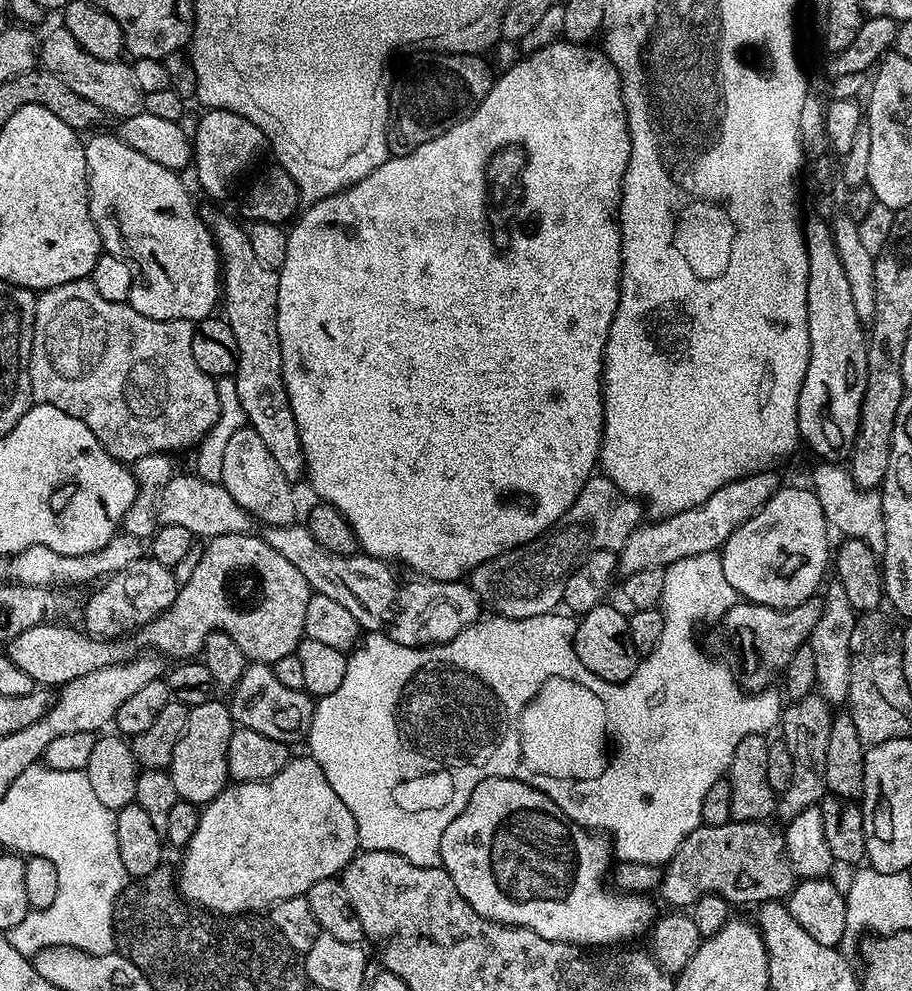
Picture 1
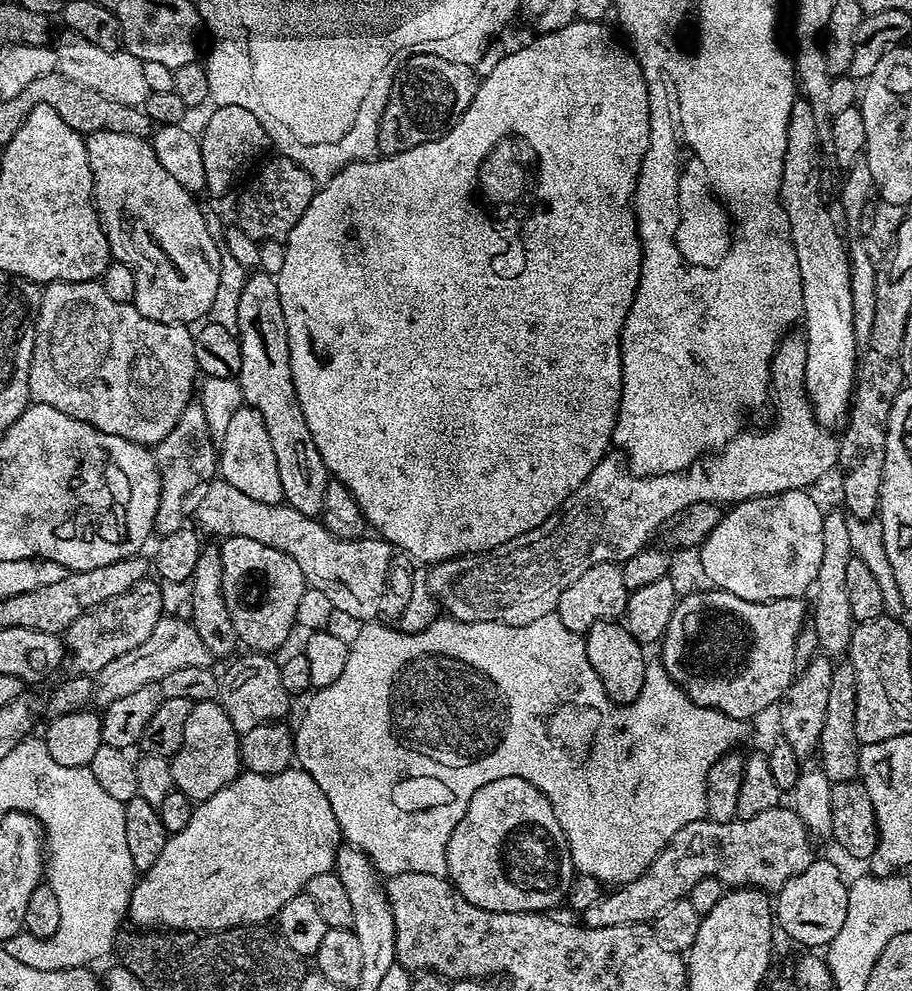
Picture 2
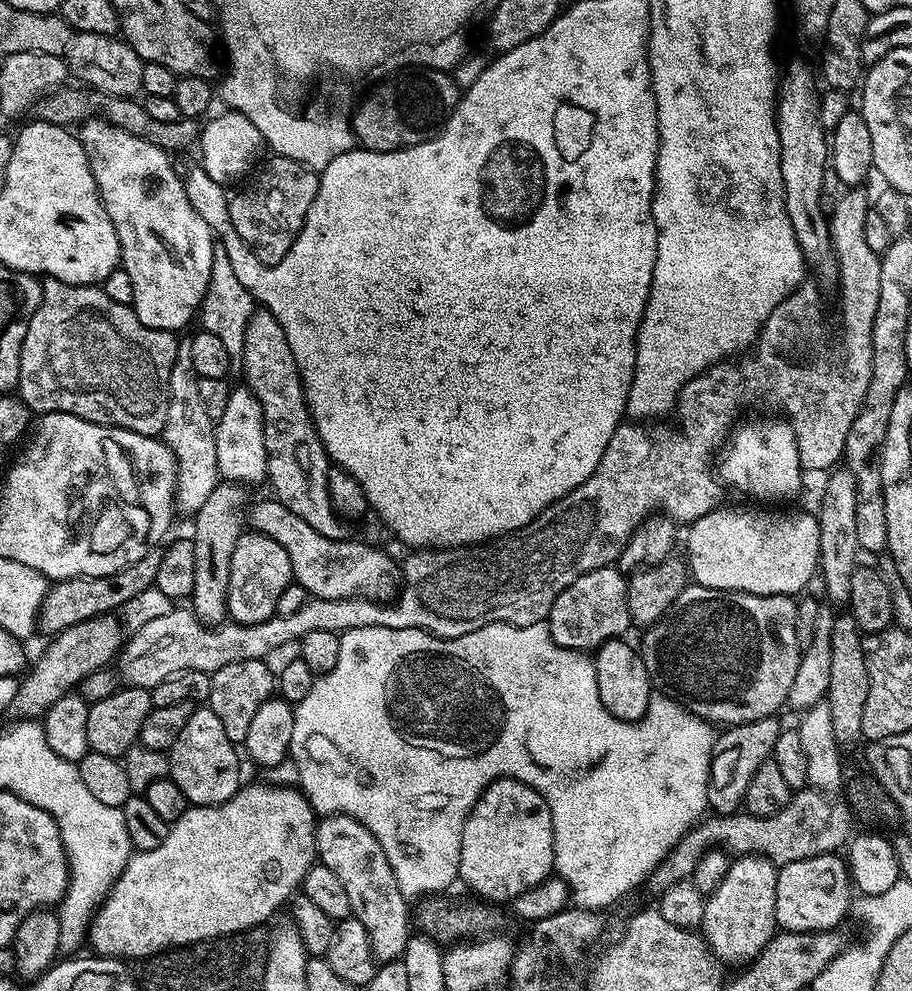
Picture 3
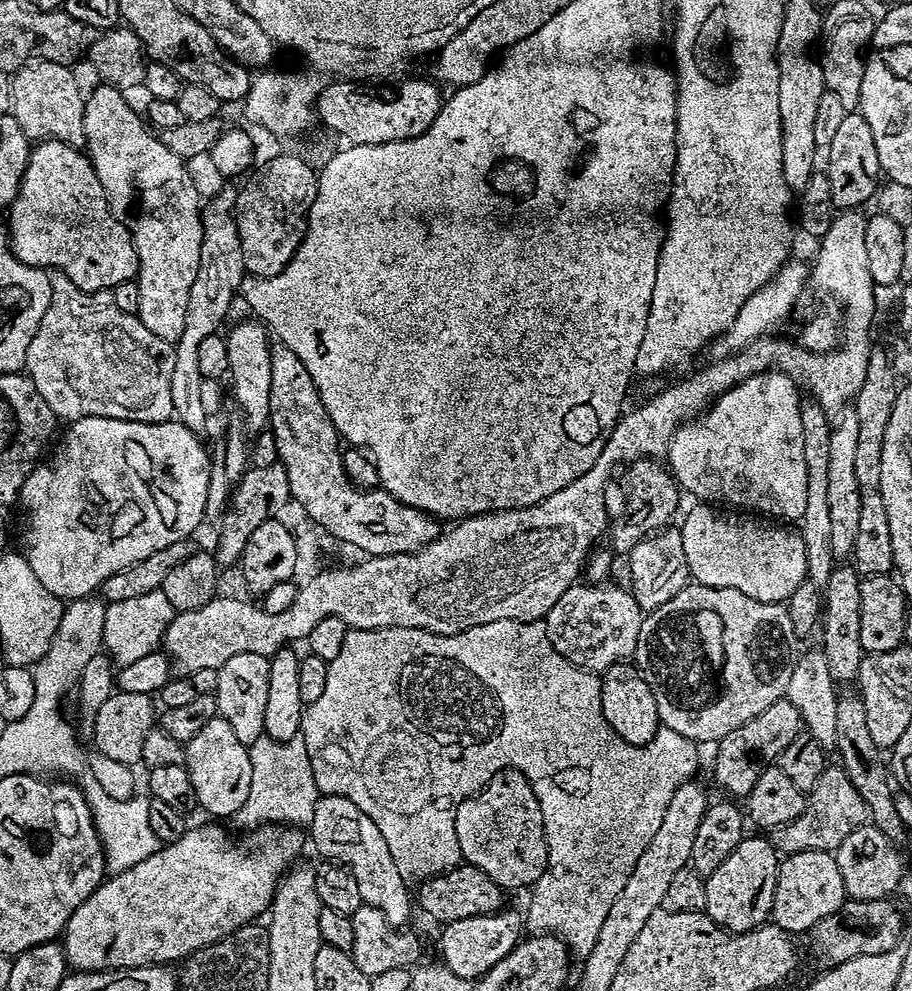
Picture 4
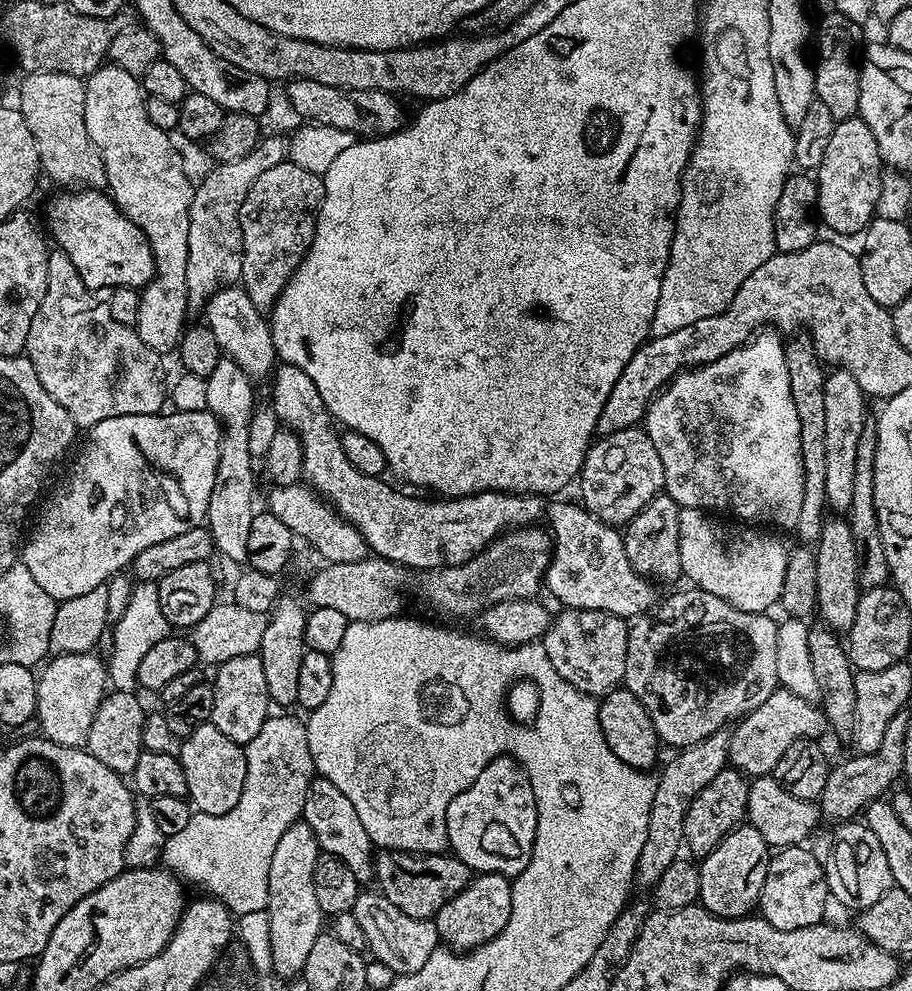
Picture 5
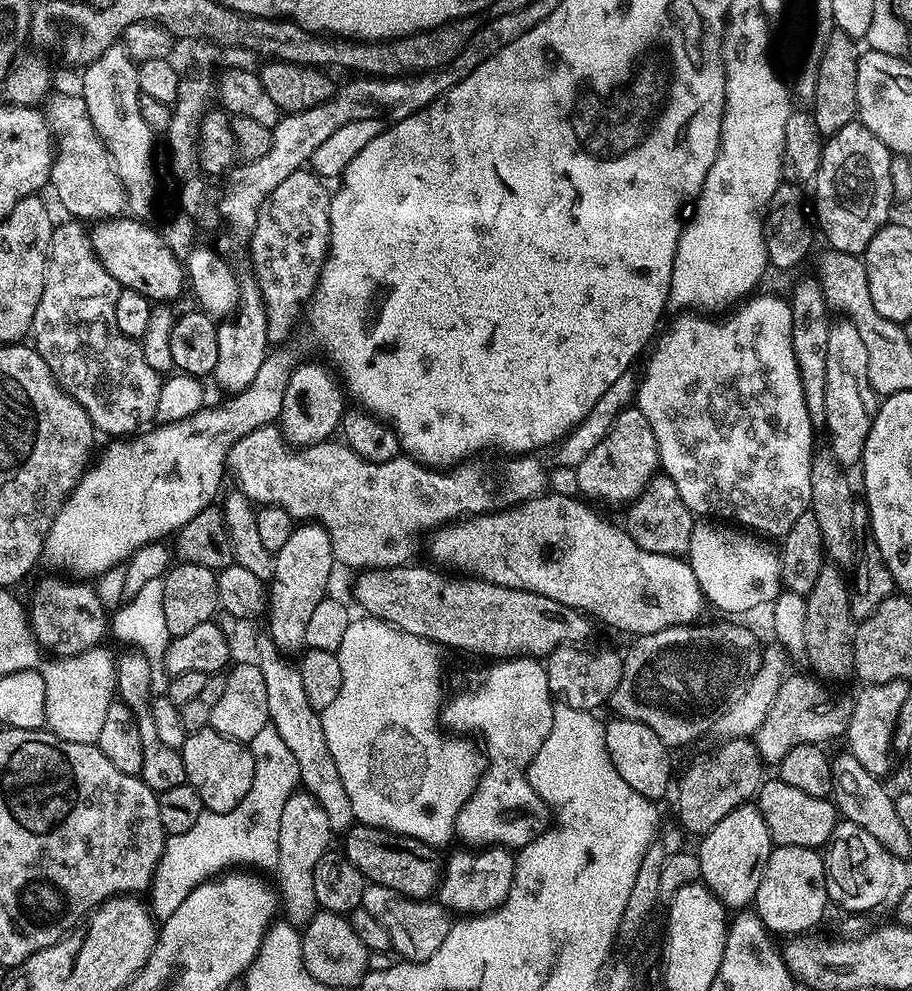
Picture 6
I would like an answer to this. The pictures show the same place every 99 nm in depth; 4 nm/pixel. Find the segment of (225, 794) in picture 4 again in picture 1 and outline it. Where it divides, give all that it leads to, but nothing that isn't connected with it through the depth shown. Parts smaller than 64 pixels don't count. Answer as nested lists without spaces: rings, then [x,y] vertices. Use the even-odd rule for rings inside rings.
[[[217,698],[202,702],[202,706],[189,708],[186,730],[174,746],[174,758],[166,769],[172,775],[174,790],[181,800],[197,806],[209,804],[223,788],[230,783],[228,774],[228,747],[234,731],[231,707]]]

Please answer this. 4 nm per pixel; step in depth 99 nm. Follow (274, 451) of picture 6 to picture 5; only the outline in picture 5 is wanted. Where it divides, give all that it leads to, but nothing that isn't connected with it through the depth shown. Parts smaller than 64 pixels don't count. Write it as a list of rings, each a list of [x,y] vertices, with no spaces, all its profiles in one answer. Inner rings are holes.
[[[307,483],[281,484],[273,489],[268,496],[267,511],[288,526],[296,538],[304,539],[321,556],[321,561],[336,564],[369,559],[369,546],[359,530],[345,520],[319,492],[313,492]]]

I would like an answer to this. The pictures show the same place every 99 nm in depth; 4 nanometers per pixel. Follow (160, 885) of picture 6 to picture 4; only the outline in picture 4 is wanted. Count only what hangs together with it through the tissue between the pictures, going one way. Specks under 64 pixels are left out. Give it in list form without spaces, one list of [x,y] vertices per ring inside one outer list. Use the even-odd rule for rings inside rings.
[[[257,737],[249,743],[248,773],[245,798],[236,815],[237,822],[246,828],[256,828],[267,823],[307,824],[313,816],[314,806],[320,793],[316,789],[309,759],[299,745],[289,741]]]

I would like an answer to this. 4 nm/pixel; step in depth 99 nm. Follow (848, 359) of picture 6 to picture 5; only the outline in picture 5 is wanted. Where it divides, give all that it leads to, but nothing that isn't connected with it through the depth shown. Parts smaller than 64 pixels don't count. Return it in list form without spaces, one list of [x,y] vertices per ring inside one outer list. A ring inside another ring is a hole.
[[[832,370],[825,375],[826,394],[826,498],[833,513],[847,513],[854,498],[854,462],[858,458],[858,442],[864,425],[869,423],[869,401],[864,391],[854,382],[854,374]]]

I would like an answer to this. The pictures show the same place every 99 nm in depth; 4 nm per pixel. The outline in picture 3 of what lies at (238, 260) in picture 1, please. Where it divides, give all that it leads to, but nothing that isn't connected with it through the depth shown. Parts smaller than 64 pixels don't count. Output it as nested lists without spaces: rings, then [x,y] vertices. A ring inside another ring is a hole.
[[[267,308],[255,309],[245,332],[245,350],[242,372],[247,387],[258,398],[264,415],[264,433],[268,451],[268,480],[275,499],[298,514],[302,522],[310,522],[318,534],[335,540],[349,539],[349,525],[344,517],[332,508],[328,489],[330,452],[320,439],[313,409],[304,391],[302,369],[296,363],[290,342],[286,342],[286,330]]]

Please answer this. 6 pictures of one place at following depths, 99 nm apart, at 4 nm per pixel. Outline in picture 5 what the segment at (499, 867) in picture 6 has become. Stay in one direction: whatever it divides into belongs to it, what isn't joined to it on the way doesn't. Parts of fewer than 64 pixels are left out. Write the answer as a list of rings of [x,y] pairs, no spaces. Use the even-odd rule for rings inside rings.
[[[482,872],[471,877],[468,885],[456,897],[446,902],[443,911],[449,913],[435,917],[437,929],[442,930],[443,943],[455,951],[471,951],[493,940],[505,929],[513,910],[512,880],[502,874]]]

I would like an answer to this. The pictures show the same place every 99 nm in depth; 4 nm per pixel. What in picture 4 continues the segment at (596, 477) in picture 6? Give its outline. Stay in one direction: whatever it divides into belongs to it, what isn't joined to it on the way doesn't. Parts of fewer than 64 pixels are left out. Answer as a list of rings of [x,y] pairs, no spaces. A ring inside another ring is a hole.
[[[650,458],[631,461],[623,469],[624,477],[604,489],[604,504],[609,513],[624,512],[621,516],[613,515],[610,520],[612,548],[616,552],[632,552],[634,546],[638,546],[638,542],[642,542],[647,536],[655,536],[657,532],[667,529],[668,519],[675,514],[676,507],[680,504],[681,493],[671,475],[665,467],[660,465],[659,468],[656,464],[659,463]]]

